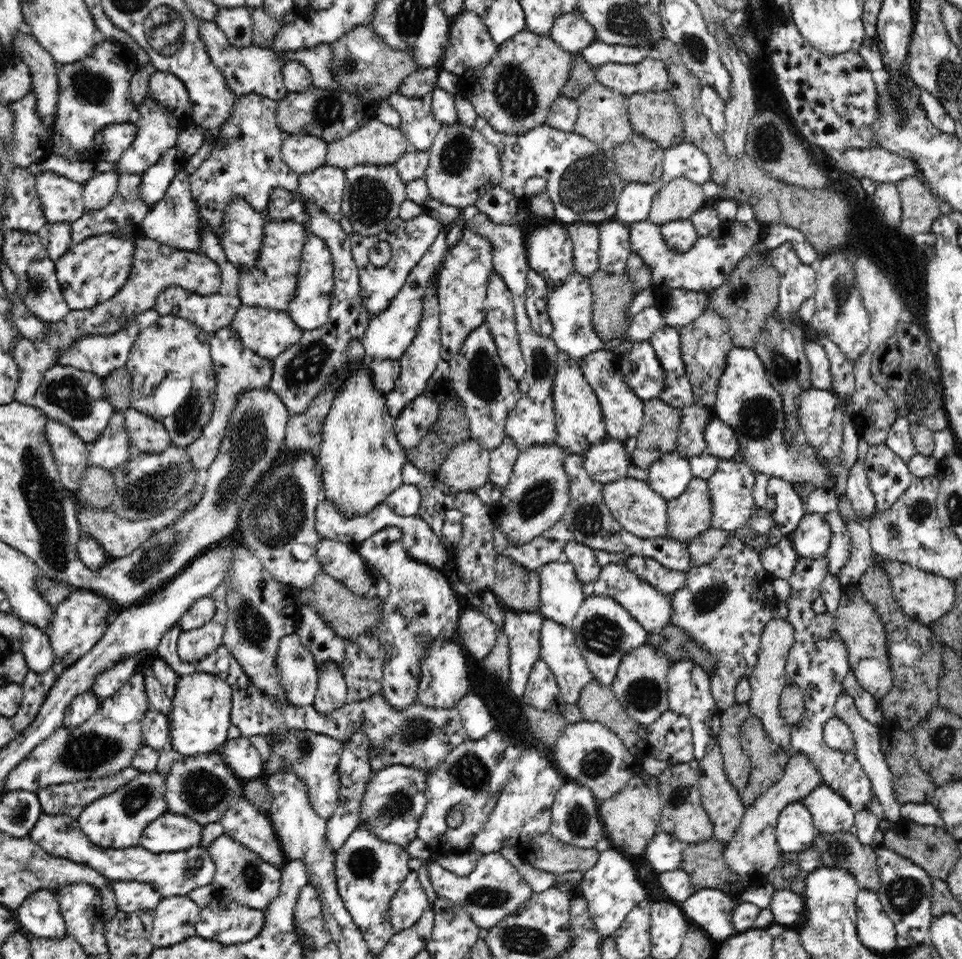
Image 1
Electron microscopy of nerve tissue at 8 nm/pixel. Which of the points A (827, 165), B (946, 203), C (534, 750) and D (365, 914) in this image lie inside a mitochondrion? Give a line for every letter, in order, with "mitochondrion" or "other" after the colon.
A: other
B: other
C: other
D: other

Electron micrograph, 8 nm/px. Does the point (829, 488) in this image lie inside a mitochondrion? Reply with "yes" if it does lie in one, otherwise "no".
no

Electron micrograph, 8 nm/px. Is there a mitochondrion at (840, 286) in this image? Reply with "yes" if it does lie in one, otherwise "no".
yes

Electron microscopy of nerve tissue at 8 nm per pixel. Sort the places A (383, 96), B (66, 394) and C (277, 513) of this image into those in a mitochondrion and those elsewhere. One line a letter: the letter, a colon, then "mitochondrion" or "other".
A: other
B: mitochondrion
C: mitochondrion

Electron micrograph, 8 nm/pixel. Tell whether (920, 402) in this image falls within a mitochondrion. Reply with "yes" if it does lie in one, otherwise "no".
yes

